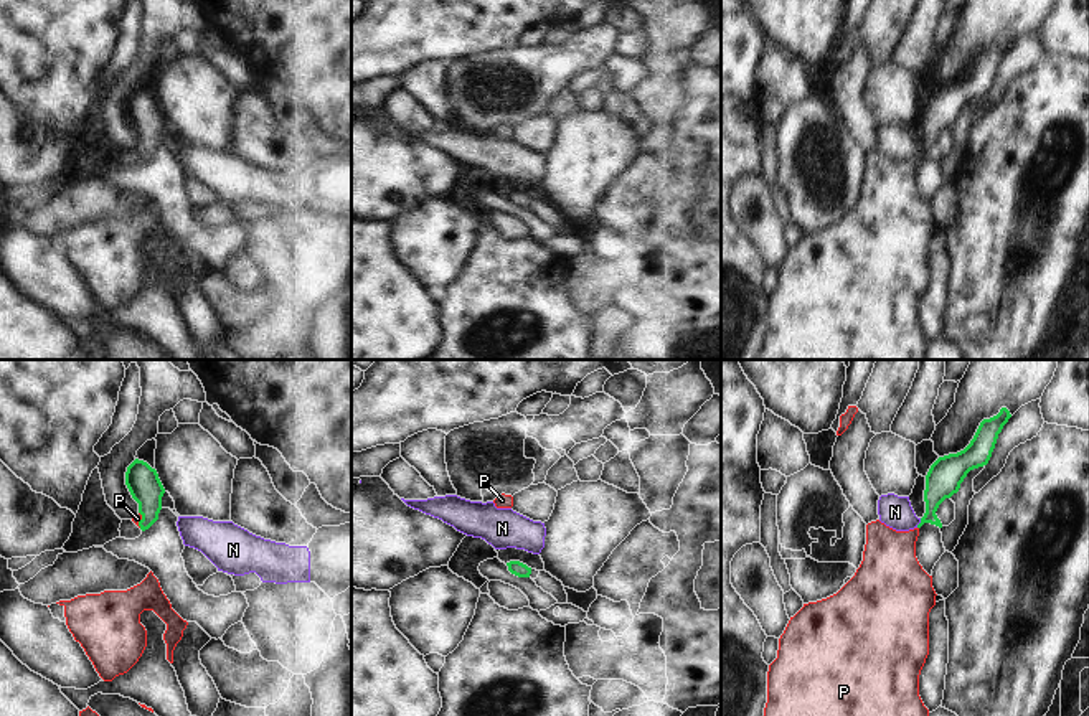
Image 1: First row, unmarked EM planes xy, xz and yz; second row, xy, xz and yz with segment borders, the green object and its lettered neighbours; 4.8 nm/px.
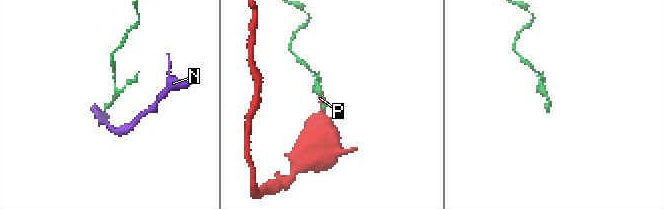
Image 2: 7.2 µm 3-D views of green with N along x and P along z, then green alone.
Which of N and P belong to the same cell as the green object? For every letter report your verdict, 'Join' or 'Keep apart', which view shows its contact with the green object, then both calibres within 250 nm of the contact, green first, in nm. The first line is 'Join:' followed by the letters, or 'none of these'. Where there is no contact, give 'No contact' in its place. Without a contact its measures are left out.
Join: P
N: Keep apart. Touches green in yz. Thickness 170 nm (green) against 160 nm
P: Join. Touches green in xy. Thickness 160 nm (green) against 40 nm

